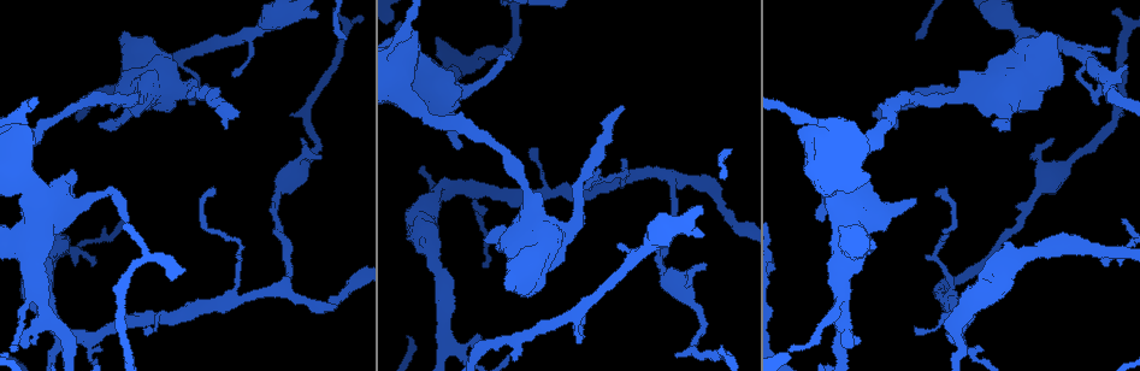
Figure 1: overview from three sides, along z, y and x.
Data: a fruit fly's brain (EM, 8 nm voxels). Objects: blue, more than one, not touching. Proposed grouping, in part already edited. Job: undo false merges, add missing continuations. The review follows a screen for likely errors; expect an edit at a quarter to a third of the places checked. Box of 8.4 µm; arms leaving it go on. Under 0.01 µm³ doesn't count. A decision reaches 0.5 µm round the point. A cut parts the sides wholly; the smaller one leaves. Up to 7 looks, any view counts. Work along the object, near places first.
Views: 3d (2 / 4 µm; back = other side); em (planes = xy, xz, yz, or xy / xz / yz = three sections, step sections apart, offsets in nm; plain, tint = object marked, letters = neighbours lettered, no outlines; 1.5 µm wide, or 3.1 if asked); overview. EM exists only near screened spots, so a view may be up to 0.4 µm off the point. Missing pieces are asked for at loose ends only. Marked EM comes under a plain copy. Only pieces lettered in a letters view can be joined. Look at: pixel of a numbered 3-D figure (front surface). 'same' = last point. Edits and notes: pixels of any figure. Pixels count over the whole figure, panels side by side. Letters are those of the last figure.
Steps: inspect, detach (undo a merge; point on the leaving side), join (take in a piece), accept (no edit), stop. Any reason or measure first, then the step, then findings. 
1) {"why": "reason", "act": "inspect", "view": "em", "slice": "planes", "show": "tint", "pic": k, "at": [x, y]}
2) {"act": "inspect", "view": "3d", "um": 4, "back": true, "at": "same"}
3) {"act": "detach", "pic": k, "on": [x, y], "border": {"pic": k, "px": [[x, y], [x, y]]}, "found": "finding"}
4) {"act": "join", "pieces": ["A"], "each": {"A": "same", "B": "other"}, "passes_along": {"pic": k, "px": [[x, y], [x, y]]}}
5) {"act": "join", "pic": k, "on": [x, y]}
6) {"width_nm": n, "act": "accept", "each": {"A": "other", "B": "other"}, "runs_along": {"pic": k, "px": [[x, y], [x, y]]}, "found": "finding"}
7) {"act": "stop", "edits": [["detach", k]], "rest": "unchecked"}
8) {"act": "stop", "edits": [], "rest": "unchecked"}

{"why": "sharp bend", "act": "inspect", "view": "3d", "um": 4, "back": true, "pic": 1, "at": [566, 319]}

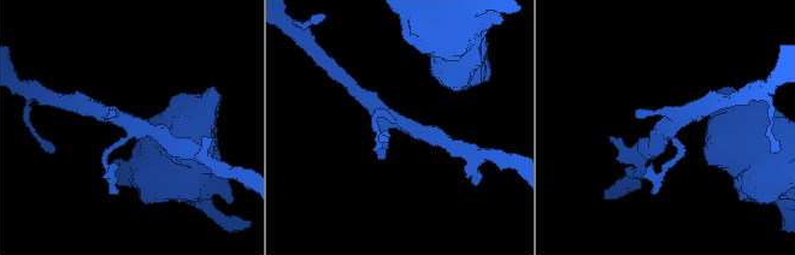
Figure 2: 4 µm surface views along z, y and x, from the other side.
{"why": "need the tissue", "act": "inspect", "view": "em", "slice": "planes", "show": "letters", "pic": 2, "at": [399, 120]}

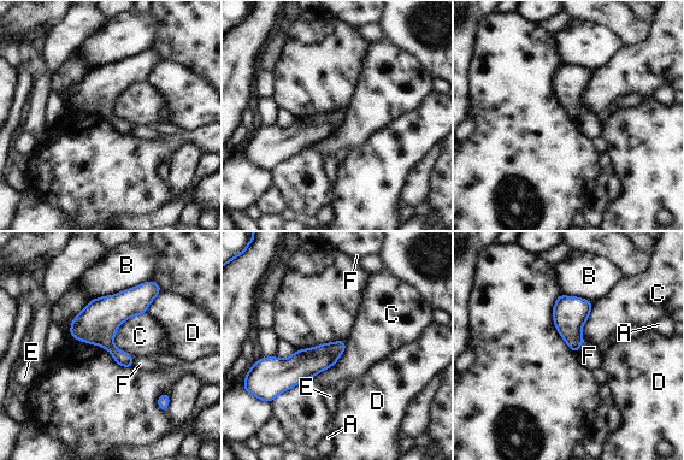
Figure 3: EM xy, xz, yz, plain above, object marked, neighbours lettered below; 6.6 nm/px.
{"longest_contact_nm": ["C", 600], "act": "accept", "each": {"A": "other", "B": "other", "C": "other", "D": "other", "E": "other", "F": "other"}, "border": {"pic": 3, "px": [[346, 341], [331, 366], [273, 399]]}, "found": "all the same cell"}

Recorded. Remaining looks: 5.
{"why": "calibre changes", "act": "inspect", "view": "em", "slice": "xz", "step": 8, "show": "letters", "pic": 1, "at": [1051, 178]}

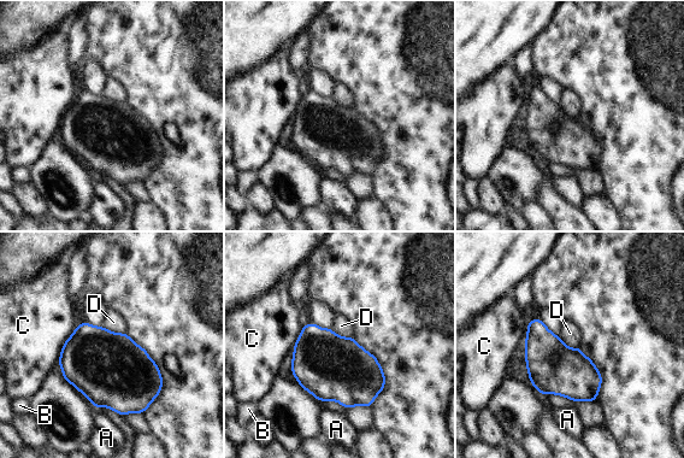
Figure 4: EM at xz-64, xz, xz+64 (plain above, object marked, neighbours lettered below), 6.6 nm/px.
{"act": "accept", "each": {"A": "other", "B": "other", "C": "other", "D": "other"}, "found": "continuous, no second cell"}

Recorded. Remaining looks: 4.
{"why": "free end", "act": "inspect", "view": "em", "slice": "planes", "show": "letters", "pic": 1, "at": [92, 265]}

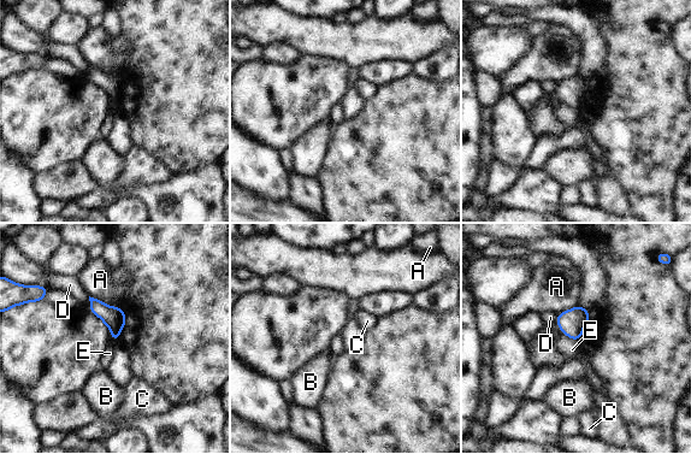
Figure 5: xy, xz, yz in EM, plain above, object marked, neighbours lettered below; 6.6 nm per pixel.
{"width_nm": 140, "act": "accept", "each": {"A": "other", "B": "other", "C": "other", "D": "other", "E": "other"}, "border": {"pic": 5, "px": [[561, 332], [576, 341]]}, "found": "no lettered piece goes on from it"}

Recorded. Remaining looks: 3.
{"act": "stop", "edits": [], "rest": "unchecked"}

